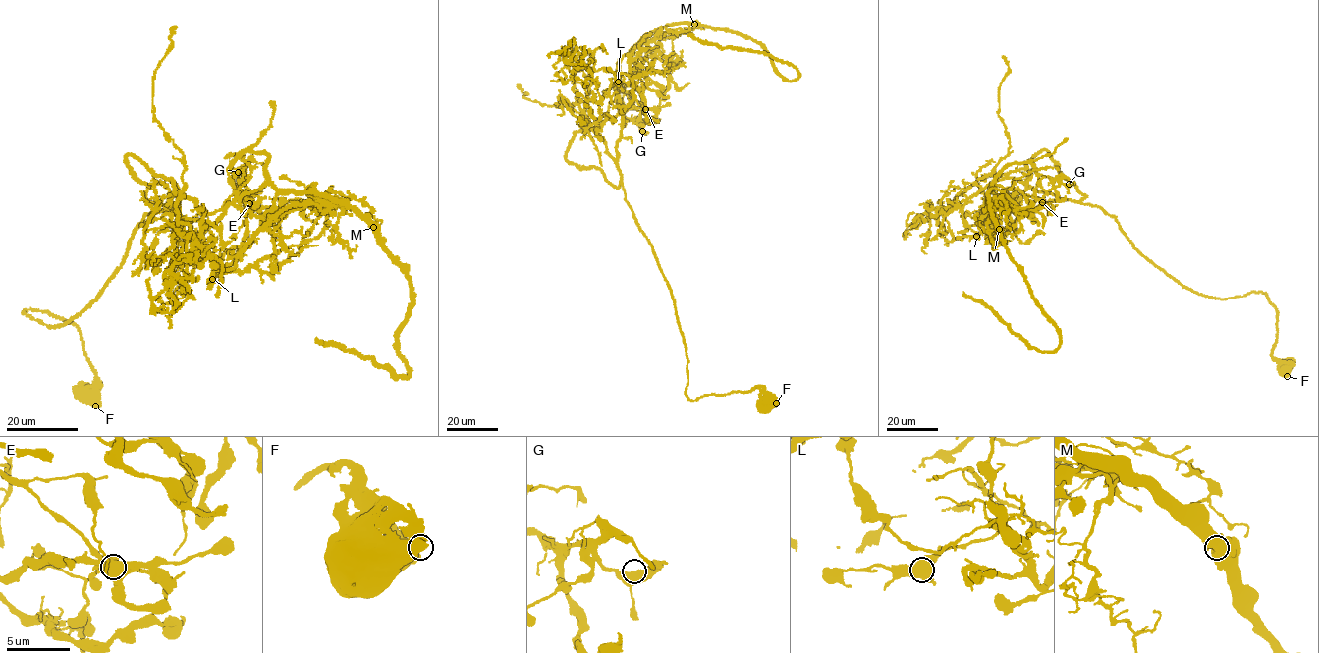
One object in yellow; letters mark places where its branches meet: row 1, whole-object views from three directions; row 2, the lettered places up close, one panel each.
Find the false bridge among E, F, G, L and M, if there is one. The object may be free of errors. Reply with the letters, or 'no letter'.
E

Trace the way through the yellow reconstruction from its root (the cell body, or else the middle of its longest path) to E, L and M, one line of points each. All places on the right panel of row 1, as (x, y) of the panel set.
E: (1286, 363), (1271, 356), (1277, 312), (1266, 294), (1203, 296), (1100, 207), (1004, 190), (1042, 202)
L: (1286, 363), (1266, 294), (1183, 287), (1100, 207), (1024, 190), (1024, 169), (996, 179), (976, 236)
M: (1286, 363), (1266, 294), (1183, 287), (1100, 207), (991, 190), (999, 229)

